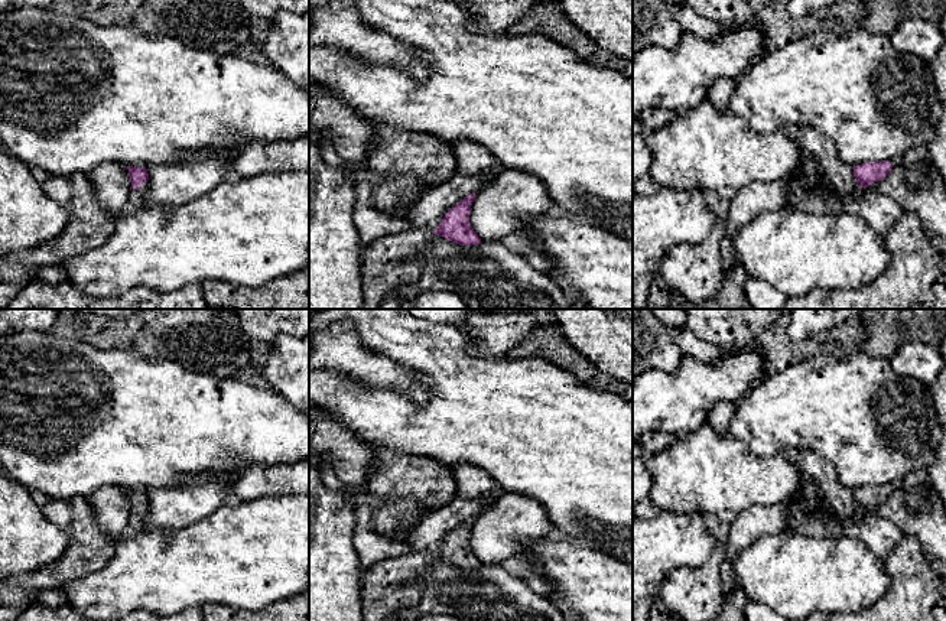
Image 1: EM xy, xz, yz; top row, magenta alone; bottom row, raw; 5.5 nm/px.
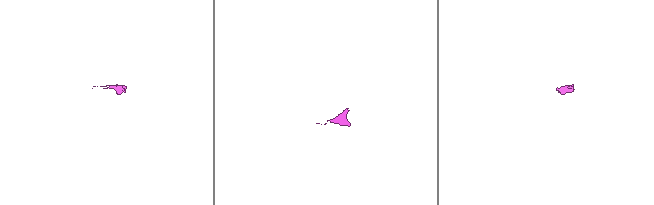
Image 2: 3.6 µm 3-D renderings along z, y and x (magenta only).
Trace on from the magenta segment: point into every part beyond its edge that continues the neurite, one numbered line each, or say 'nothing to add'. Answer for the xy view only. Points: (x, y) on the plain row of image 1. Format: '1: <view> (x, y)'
1: xy (135, 526)

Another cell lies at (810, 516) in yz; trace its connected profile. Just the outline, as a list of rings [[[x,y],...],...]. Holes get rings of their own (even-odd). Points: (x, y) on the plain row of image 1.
[[[800,471],[800,491],[791,505],[786,530],[807,537],[839,539],[845,536],[839,518],[826,504],[815,479]]]

